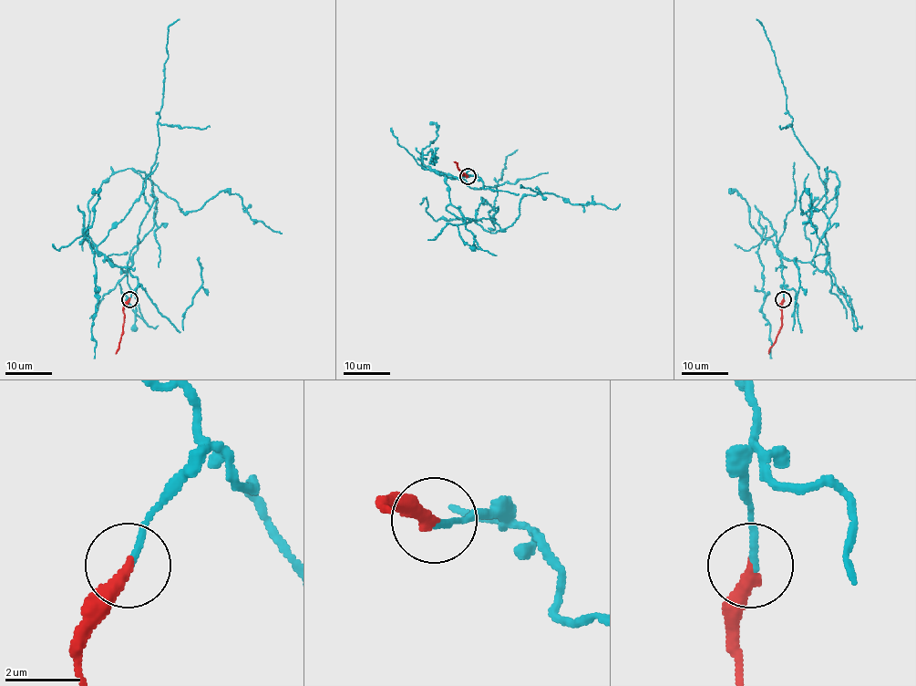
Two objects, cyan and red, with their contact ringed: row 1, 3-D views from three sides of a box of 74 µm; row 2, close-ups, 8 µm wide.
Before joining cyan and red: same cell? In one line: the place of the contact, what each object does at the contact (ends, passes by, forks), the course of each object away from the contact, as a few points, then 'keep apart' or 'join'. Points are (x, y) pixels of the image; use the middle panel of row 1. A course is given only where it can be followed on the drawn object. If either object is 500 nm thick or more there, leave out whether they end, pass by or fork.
at (468, 176); cyan ends there; red ends there; cyan runs (468, 176), (445, 175), (449, 201), (470, 221), (495, 220), (488, 212), (496, 184), (517, 150); red runs (468, 176), (460, 172), (454, 161); keep apart

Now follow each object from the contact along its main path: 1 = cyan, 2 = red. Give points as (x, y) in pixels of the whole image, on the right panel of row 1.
1: (783, 299), (782, 257), (819, 270), (828, 263), (827, 197), (818, 167), (791, 127), (775, 54), (756, 19)
2: (783, 299), (779, 332), (768, 353)

